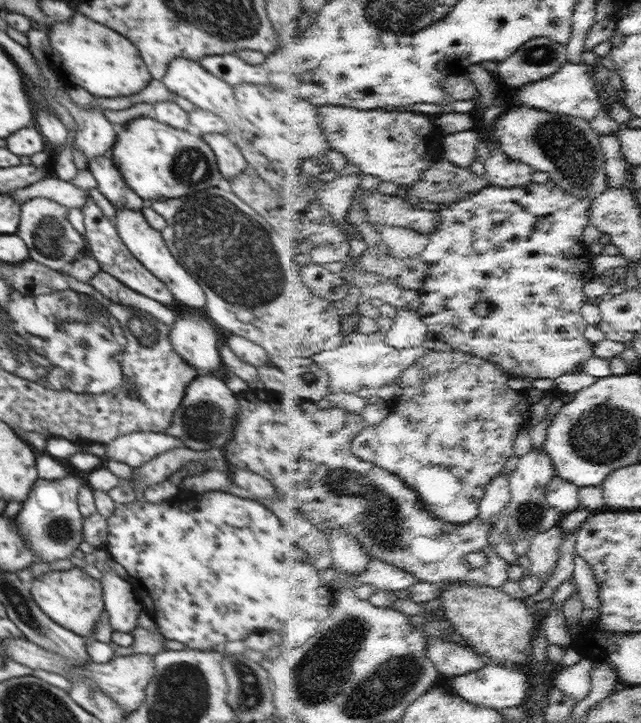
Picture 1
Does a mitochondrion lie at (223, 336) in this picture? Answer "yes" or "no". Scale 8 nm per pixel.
no

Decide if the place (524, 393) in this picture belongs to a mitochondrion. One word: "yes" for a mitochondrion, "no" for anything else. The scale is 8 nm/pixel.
no

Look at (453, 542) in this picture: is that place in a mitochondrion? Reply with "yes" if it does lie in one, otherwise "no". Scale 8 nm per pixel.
no

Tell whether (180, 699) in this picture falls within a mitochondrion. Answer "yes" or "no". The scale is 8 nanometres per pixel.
yes

